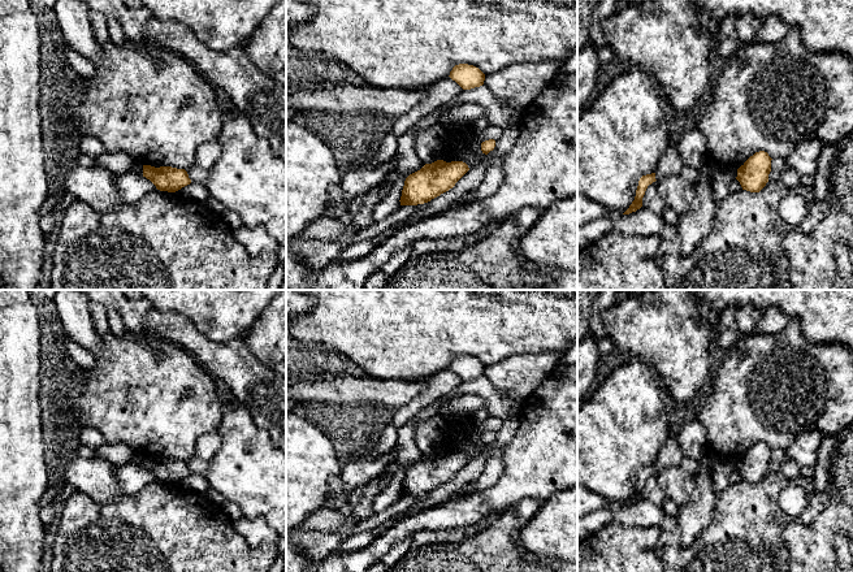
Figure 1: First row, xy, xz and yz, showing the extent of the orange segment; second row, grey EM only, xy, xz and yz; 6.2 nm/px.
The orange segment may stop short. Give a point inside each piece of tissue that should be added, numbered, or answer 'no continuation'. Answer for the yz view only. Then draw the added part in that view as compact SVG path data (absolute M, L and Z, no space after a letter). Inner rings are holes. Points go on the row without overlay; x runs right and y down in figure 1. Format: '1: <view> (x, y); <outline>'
no continuation

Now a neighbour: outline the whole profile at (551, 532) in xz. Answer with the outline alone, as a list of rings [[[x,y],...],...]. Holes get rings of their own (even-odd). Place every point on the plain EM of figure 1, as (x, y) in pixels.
[[[577,488],[562,490],[544,502],[537,514],[520,526],[520,541],[537,556],[577,566]]]

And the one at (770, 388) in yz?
[[[797,318],[789,320],[787,326],[775,334],[740,335],[727,350],[697,420],[705,428],[709,451],[735,460],[759,442],[767,443],[771,450],[787,451],[802,433],[810,430],[836,436],[853,421],[853,351],[835,342],[810,343],[804,337]]]

